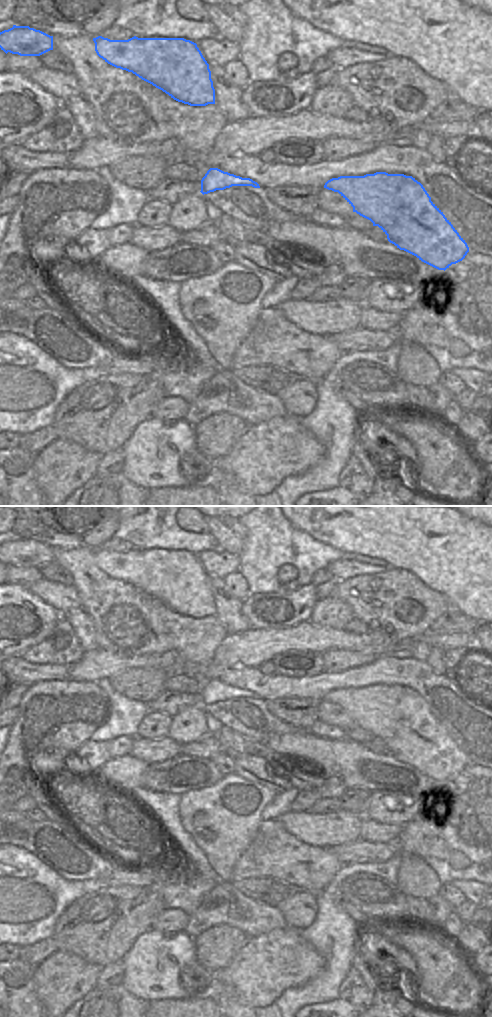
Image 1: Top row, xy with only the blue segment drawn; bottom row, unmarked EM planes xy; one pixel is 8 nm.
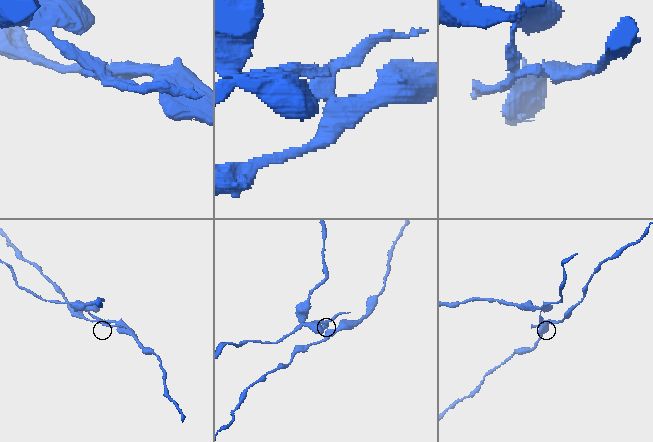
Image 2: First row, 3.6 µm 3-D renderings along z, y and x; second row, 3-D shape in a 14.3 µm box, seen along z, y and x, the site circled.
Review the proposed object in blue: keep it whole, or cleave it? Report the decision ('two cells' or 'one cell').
two cells

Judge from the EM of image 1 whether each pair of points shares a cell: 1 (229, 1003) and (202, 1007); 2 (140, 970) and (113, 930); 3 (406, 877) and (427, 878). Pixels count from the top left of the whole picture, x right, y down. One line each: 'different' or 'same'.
1: different
2: different
3: same

